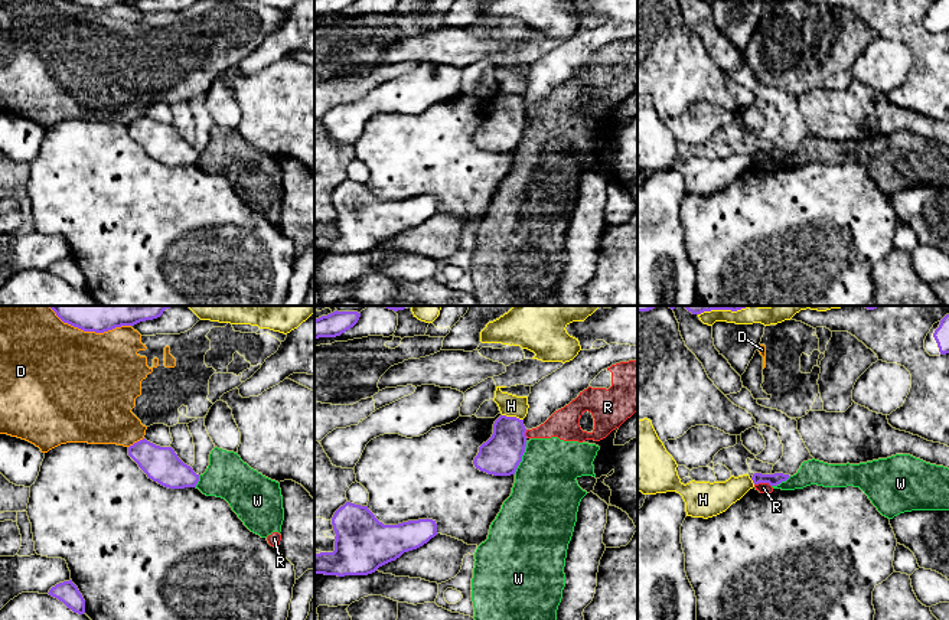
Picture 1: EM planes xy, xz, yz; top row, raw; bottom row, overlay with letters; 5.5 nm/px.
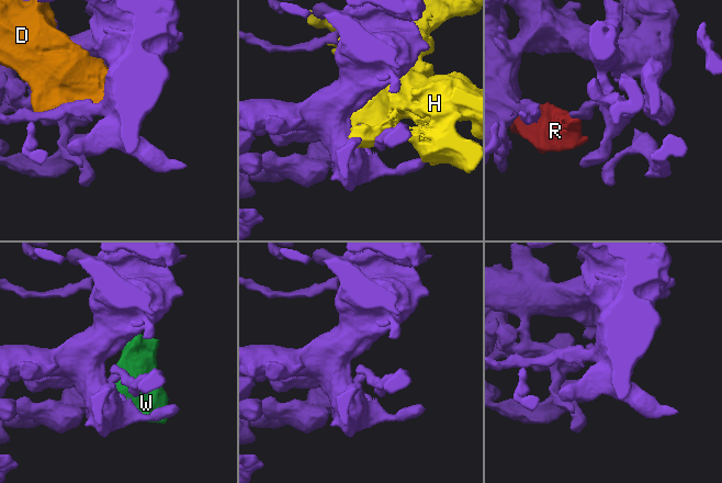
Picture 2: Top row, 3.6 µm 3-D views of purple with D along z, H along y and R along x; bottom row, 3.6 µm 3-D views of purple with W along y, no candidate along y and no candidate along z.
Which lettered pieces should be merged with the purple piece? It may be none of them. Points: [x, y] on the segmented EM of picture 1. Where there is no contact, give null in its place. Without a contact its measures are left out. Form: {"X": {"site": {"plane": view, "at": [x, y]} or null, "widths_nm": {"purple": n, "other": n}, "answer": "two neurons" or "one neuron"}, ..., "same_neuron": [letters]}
{"D": {"site": {"plane": "xy", "at": [90, 330]}, "widths_nm": {"purple": 300, "other": 500}, "answer": "two neurons"}, "H": {"site": {"plane": "xz", "at": [512, 417]}, "widths_nm": {"purple": 220, "other": 130}, "answer": "two neurons"}, "R": {"site": {"plane": "yz", "at": [763, 482]}, "widths_nm": {"purple": 70, "other": 60}, "answer": "two neurons"}, "W": {"site": {"plane": "xz", "at": [521, 457]}, "widths_nm": {"purple": 220, "other": 380}, "answer": "two neurons"}, "same_neuron": []}

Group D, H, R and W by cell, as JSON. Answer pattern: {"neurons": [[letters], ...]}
{"neurons": [["D"], ["H"], ["R", "W"]]}

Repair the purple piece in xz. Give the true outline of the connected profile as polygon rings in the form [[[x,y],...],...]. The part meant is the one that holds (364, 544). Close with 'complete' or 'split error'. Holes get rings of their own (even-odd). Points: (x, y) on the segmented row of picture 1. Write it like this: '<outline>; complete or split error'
[[[346,502],[332,518],[335,551],[314,554],[314,574],[368,575],[437,535],[433,519],[384,525],[368,506]]]; complete

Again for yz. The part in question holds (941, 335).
[[[949,314],[933,324],[924,339],[924,349],[930,356],[949,353]]]; split error

